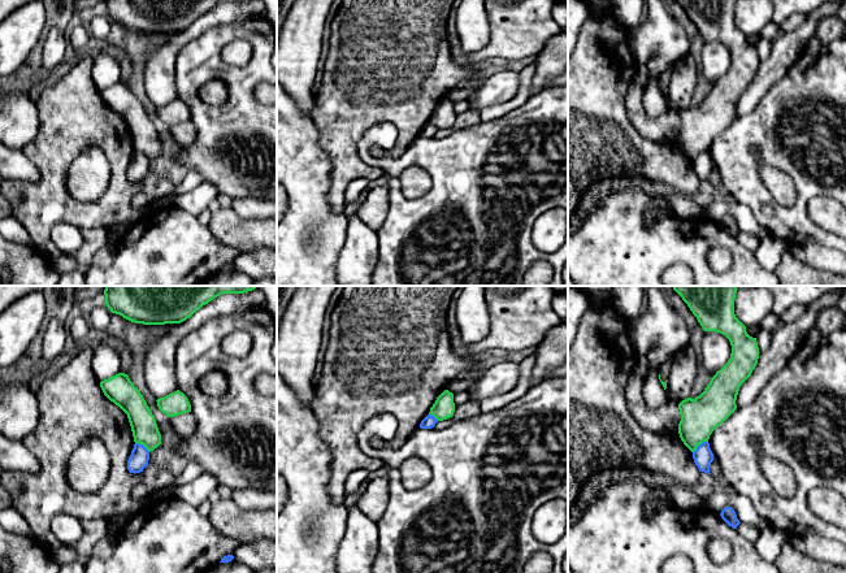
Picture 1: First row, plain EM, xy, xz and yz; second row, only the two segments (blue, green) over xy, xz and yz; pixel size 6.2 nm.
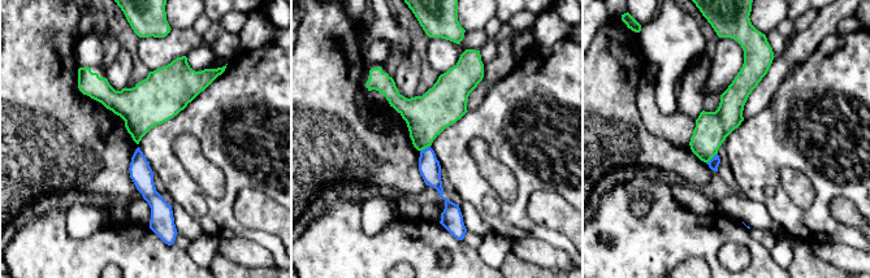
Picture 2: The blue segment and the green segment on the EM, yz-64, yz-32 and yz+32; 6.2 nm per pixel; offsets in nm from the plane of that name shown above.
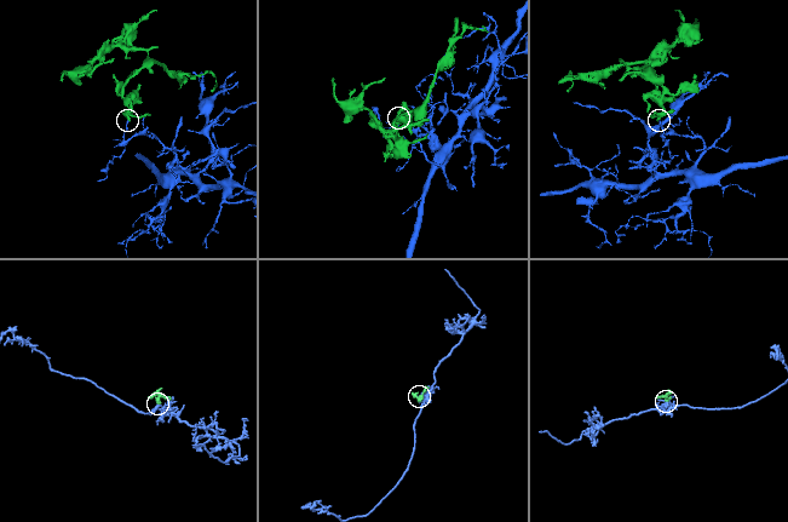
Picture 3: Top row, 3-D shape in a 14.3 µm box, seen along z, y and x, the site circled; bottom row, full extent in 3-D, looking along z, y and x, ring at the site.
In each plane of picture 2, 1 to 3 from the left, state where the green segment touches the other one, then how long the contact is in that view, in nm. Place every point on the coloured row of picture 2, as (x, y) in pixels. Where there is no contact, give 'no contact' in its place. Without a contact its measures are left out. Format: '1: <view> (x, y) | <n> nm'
1: no contact
2: yz-32 (425, 148) | 70 nm
3: yz+32 (713, 157) | 100 nm

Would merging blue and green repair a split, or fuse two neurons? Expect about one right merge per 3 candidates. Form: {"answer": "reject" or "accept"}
{"answer": "reject"}

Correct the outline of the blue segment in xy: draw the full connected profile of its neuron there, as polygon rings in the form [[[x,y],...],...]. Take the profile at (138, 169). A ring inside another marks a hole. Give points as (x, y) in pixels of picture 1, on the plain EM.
[[[139,152],[134,153],[131,164],[127,169],[127,178],[130,182],[140,182],[148,174],[149,160]]]

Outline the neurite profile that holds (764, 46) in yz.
[[[760,35],[759,43],[756,45],[760,62],[768,60],[768,57],[771,56],[771,49],[772,49],[772,42]]]

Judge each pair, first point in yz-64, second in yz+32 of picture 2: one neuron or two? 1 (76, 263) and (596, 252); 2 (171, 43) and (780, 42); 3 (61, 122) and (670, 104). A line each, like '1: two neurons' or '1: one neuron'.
1: one neuron
2: two neurons
3: two neurons

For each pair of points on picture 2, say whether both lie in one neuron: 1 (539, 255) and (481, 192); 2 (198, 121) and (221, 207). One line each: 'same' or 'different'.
1: different
2: same

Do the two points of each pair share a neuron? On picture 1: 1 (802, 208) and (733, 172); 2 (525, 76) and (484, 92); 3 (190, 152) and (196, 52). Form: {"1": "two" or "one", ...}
{"1": "one", "2": "two", "3": "one"}

